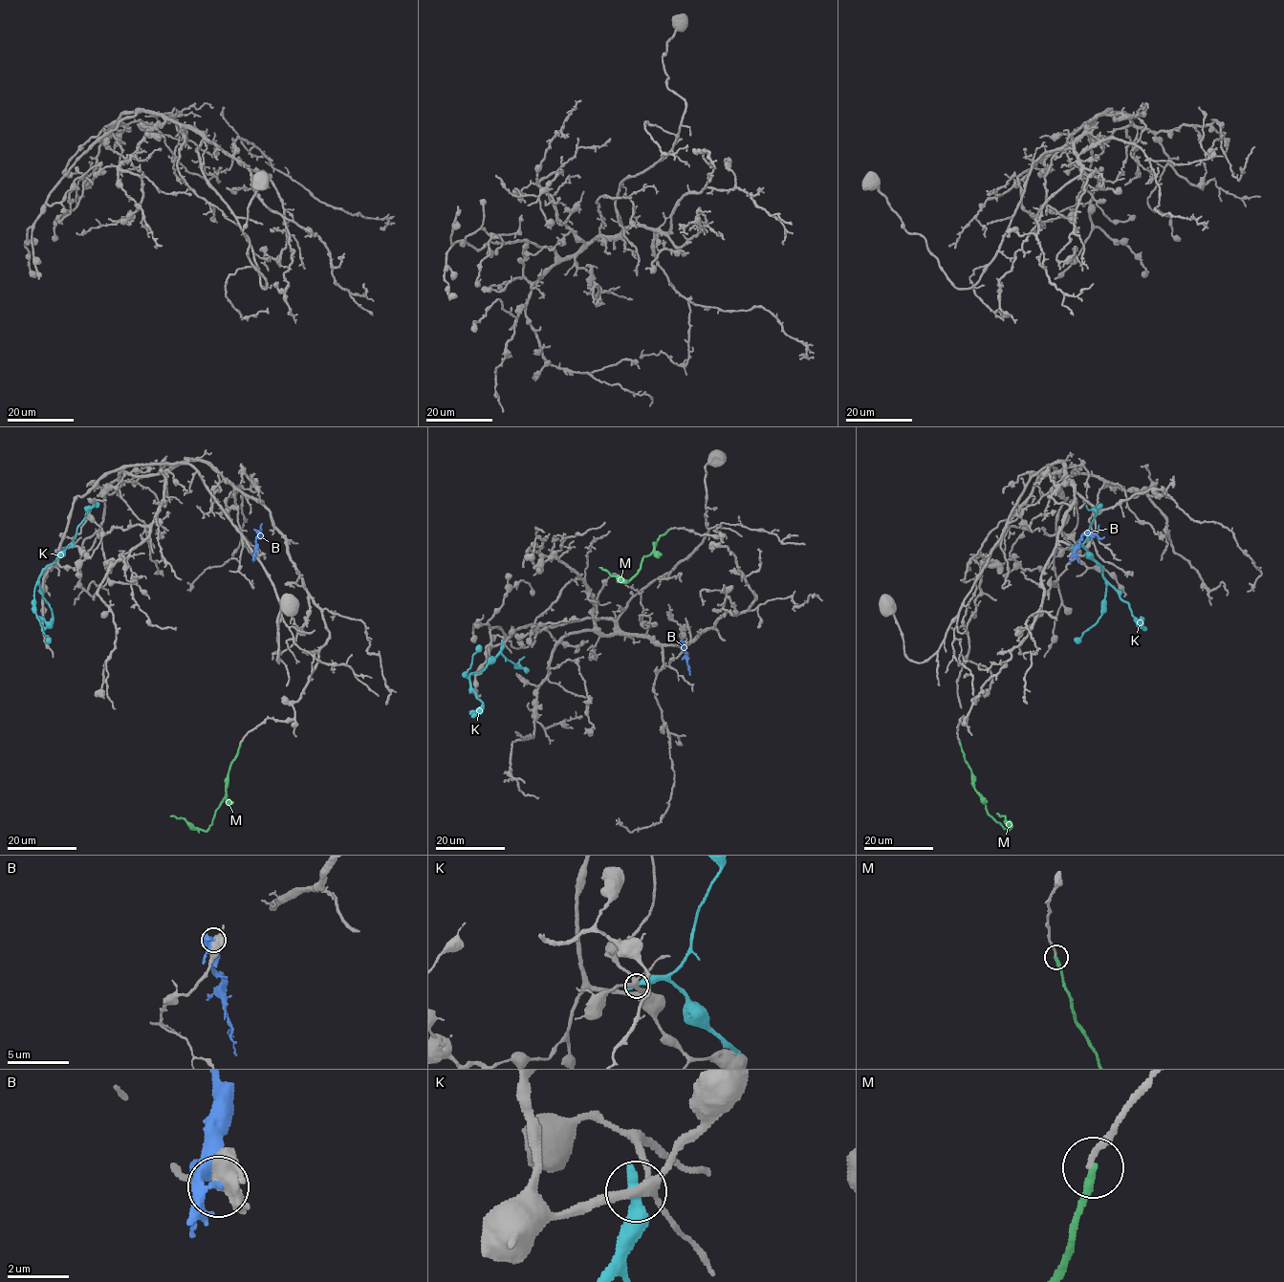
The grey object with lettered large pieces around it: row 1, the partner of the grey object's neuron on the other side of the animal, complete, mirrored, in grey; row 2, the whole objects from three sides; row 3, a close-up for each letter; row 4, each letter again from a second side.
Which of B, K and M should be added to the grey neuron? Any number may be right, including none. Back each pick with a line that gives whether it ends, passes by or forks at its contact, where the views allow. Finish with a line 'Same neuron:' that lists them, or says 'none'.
Same neuron: none

